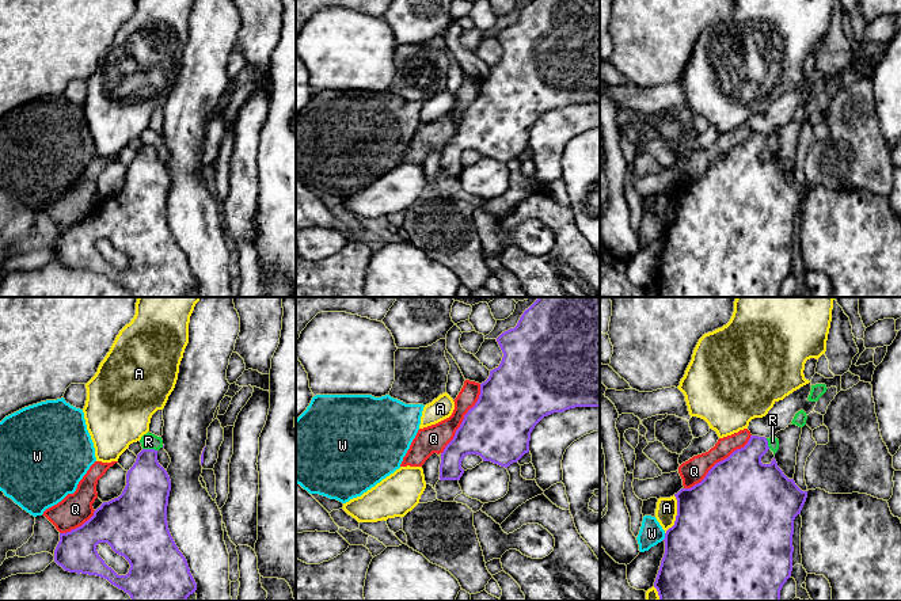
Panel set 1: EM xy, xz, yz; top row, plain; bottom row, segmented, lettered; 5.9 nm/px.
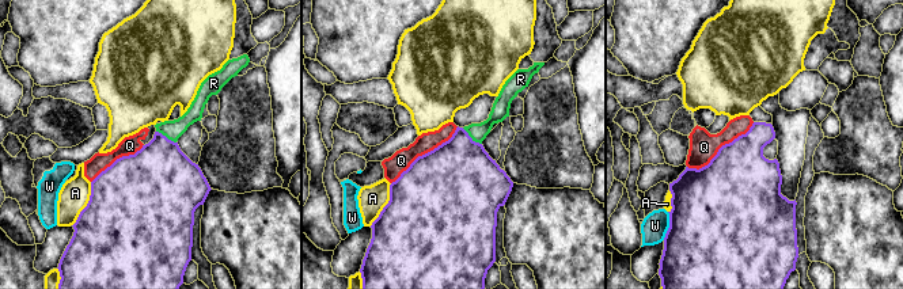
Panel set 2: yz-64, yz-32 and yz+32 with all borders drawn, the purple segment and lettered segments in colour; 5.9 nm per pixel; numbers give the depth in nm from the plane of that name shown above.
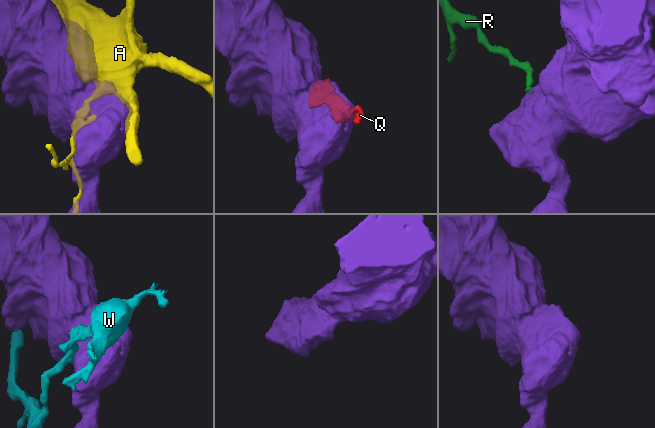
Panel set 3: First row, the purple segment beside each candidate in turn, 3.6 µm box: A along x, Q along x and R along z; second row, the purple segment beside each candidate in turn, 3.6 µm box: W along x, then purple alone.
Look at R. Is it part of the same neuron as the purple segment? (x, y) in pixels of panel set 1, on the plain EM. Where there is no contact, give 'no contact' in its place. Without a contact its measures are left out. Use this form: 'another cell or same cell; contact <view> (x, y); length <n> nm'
another cell; contact xy (149, 145); length 90 nm

